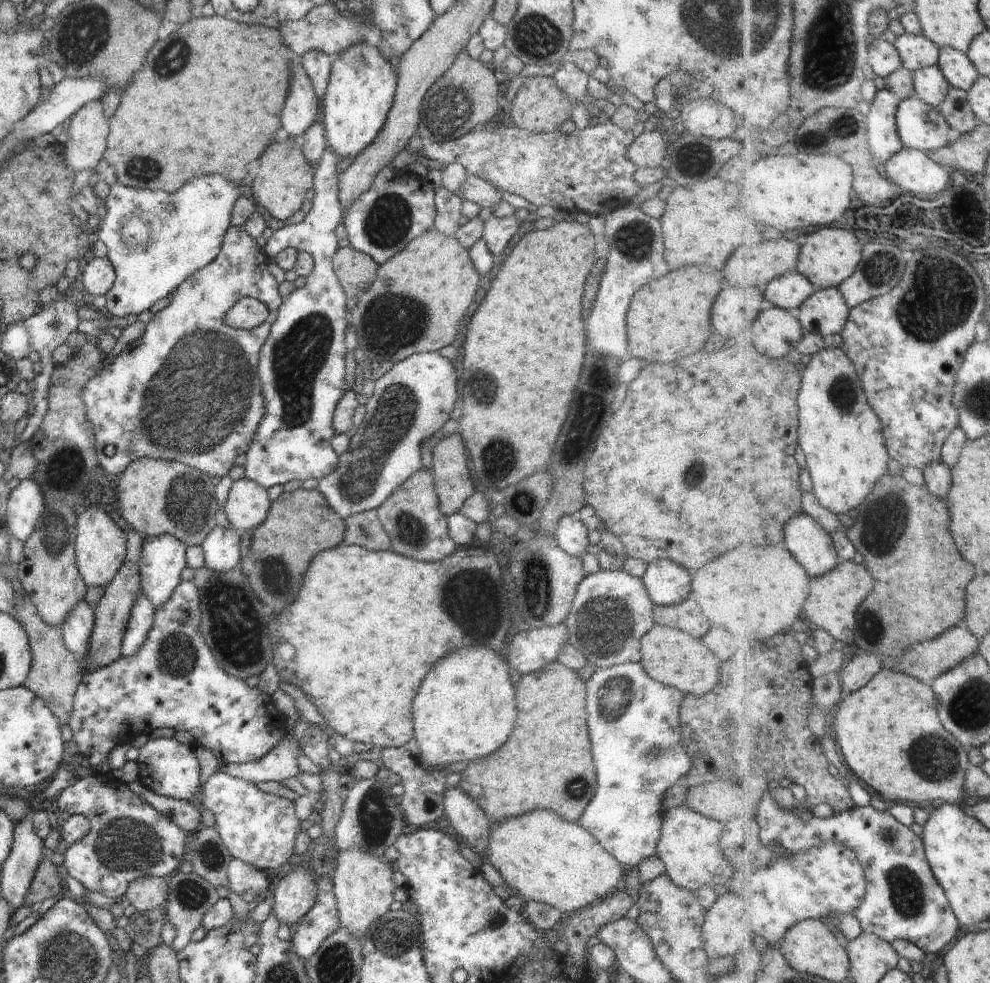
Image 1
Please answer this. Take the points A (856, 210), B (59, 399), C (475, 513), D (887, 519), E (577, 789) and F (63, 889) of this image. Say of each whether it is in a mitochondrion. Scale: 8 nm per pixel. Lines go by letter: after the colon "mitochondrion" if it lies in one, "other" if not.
A: other
B: other
C: other
D: mitochondrion
E: mitochondrion
F: other

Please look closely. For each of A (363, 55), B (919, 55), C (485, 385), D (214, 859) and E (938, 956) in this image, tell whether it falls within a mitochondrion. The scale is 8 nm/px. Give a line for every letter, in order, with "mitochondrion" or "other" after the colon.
A: mitochondrion
B: other
C: mitochondrion
D: mitochondrion
E: other

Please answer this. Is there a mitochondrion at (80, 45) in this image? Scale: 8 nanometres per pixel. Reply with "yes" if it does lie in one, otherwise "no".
yes

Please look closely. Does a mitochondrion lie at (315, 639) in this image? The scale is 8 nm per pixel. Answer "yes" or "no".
no

